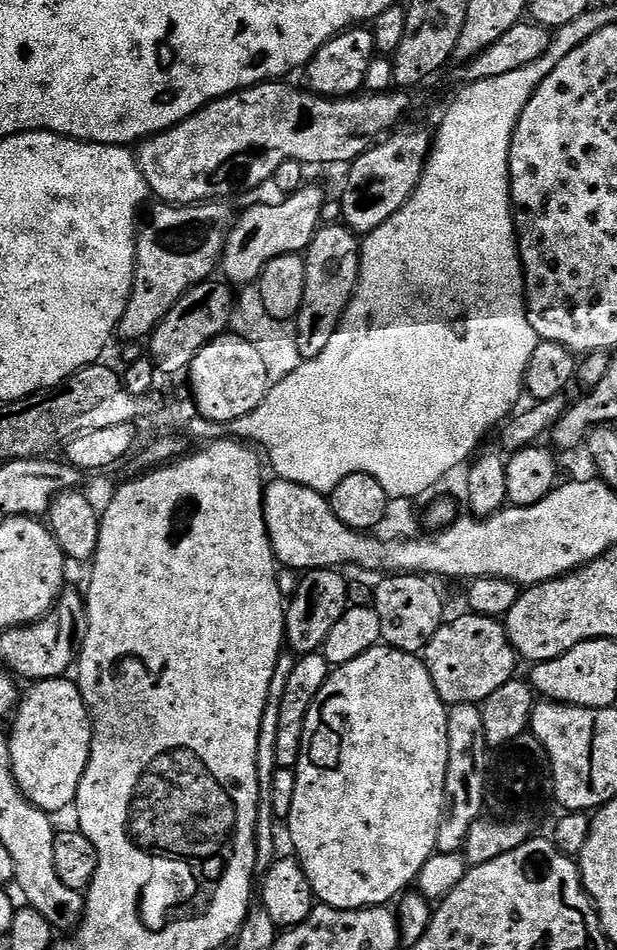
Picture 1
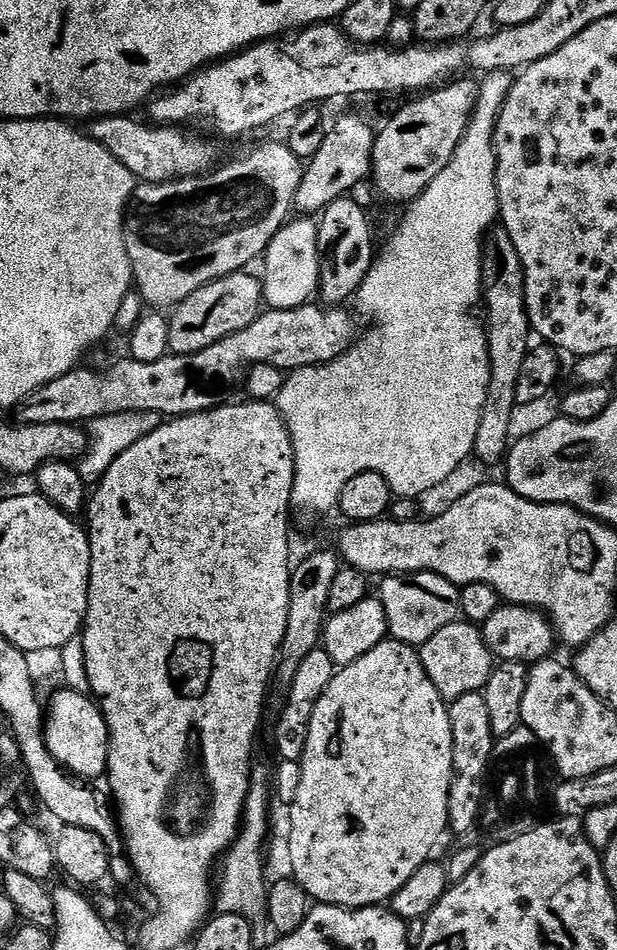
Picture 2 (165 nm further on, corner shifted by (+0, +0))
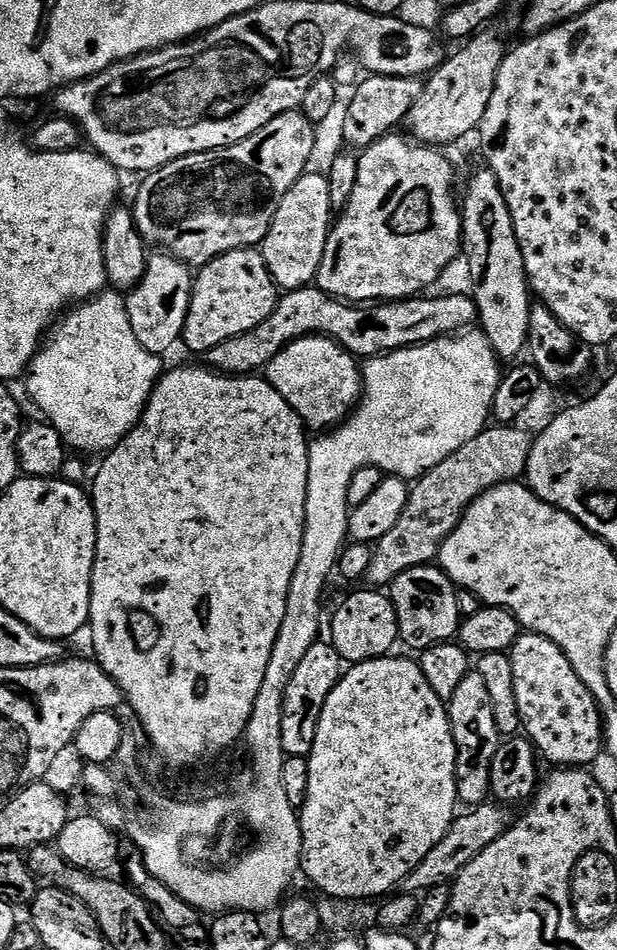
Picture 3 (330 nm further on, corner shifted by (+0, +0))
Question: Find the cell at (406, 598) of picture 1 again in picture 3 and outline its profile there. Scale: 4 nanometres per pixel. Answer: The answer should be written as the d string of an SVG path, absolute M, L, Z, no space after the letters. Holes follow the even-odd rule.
M439 566L408 568L404 572L396 572L394 578L396 581L392 584L390 599L398 618L400 640L417 650L433 648L436 644L449 643L459 633L462 617L458 604L459 591L448 575L444 573L443 568Z

